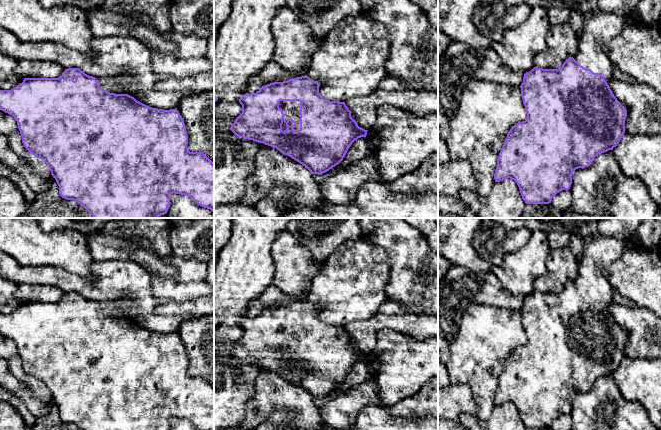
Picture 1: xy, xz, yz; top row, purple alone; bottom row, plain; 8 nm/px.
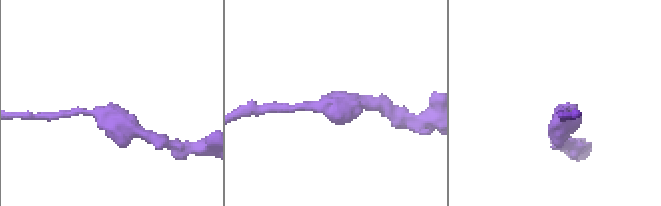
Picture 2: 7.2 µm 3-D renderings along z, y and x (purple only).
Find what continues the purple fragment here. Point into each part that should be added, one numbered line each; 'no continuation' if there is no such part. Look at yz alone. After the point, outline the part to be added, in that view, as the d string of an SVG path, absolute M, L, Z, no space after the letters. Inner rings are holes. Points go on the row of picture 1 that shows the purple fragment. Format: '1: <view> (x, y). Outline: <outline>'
1: yz (598, 27). Outline: M587 12L577 35L577 51L572 56L581 66L601 73L606 82L613 78L613 64L603 51L603 44L624 28L622 18L604 12Z

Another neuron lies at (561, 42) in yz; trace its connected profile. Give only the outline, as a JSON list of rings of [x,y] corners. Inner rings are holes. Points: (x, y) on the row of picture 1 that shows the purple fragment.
[[[568,23],[550,25],[546,37],[546,49],[535,57],[535,67],[543,69],[558,69],[563,63],[575,55],[577,51],[577,36]]]

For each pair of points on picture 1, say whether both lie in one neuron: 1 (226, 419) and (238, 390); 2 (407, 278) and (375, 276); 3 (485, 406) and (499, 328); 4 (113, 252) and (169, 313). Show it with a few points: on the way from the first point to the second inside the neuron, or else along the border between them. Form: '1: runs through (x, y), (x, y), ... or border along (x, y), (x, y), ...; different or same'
1: runs through (226, 412), (226, 402), (231, 397); same
2: border along (387, 254), (388, 298); different
3: runs through (483, 387), (482, 347); same
4: border along (97, 260), (130, 260), (139, 263), (143, 267); different

